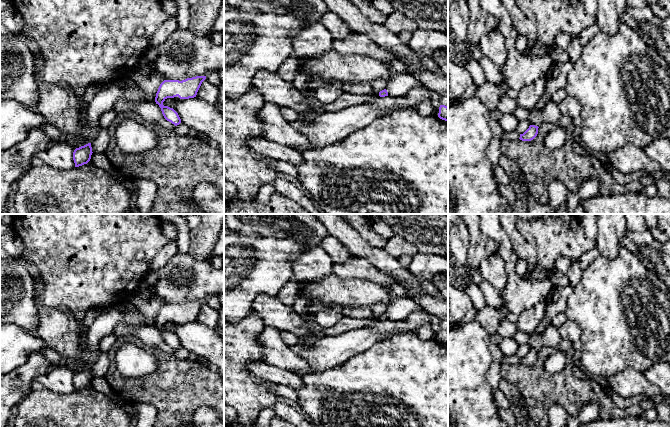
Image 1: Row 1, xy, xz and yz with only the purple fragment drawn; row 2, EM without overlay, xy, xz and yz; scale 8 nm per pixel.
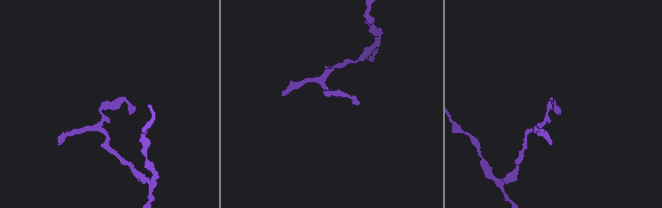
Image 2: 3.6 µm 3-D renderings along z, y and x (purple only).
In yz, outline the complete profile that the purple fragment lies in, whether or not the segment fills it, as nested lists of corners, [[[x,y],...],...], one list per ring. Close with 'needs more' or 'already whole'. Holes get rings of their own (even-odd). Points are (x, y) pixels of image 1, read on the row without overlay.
[[[530,349],[529,352],[523,358],[520,358],[519,363],[522,365],[533,364],[538,358],[538,352],[538,350]]] | already whole

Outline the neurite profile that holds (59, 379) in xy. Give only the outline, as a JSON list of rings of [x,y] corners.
[[[65,365],[51,368],[47,373],[38,375],[35,380],[41,383],[45,389],[58,394],[71,394],[75,391],[73,384],[74,372]]]

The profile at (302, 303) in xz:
[[[298,292],[295,302],[292,305],[293,309],[303,317],[307,316],[307,311],[312,305],[311,300],[304,296],[302,293]]]

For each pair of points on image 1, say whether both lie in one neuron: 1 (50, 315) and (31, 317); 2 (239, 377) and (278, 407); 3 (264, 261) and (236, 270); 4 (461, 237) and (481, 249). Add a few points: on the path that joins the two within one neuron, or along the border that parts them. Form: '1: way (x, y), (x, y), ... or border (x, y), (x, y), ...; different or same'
1: border (37, 303), (38, 326), (34, 332); different
2: border (276, 400), (271, 407); different
3: way (257, 265), (243, 267); same
4: border (465, 224), (470, 236), (470, 265); different

